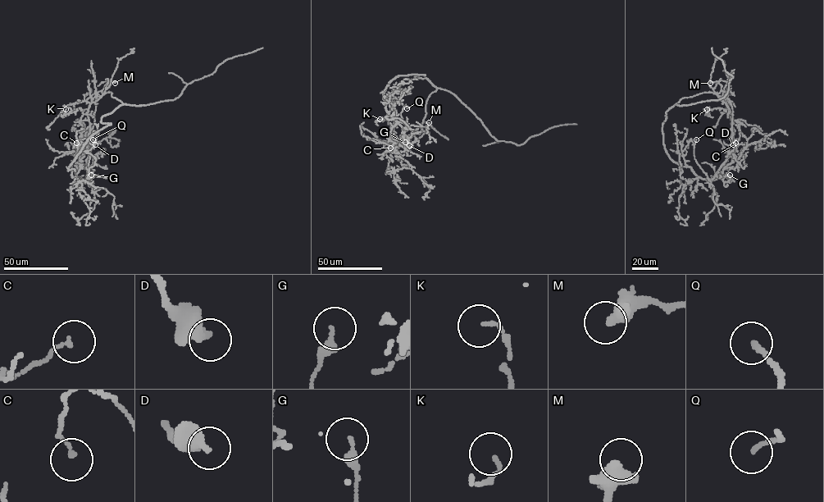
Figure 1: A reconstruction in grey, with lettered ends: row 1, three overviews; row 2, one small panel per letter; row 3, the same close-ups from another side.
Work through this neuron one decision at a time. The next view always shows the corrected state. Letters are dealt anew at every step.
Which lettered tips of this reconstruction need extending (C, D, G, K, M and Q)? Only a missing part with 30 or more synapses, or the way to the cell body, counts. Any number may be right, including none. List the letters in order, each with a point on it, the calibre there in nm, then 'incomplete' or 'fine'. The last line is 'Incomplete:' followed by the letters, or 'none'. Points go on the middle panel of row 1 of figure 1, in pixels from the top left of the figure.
C: at (390, 148); 140 nm thick; fine
D: at (409, 145); 480 nm thick; fine
G: at (405, 142); 320 nm thick; fine
K: at (380, 119); 110 nm thick; fine
M: at (429, 122); 400 nm thick; fine
Q: at (407, 108); 170 nm thick; fine
Incomplete: none

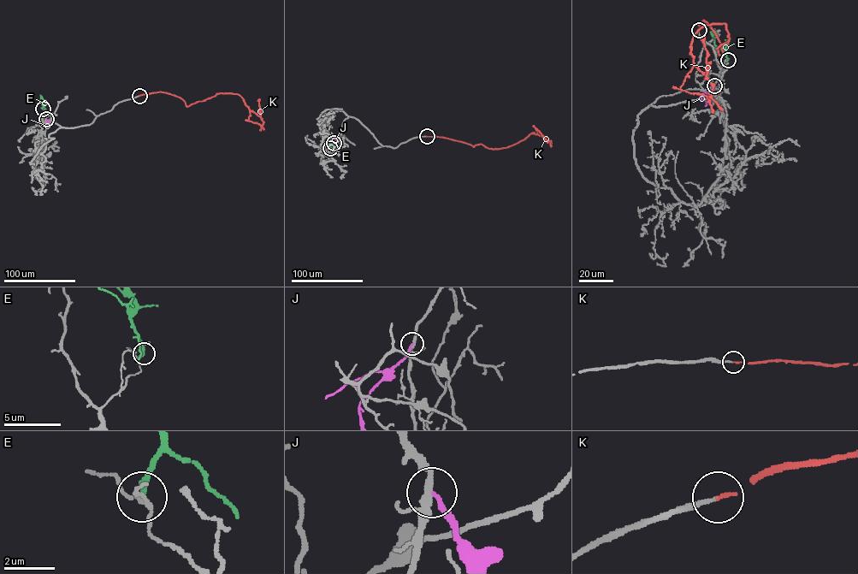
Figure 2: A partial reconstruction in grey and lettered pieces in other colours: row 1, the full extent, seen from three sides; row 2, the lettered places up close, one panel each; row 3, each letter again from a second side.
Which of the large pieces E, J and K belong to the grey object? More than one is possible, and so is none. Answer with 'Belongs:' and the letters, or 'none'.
Belongs: K

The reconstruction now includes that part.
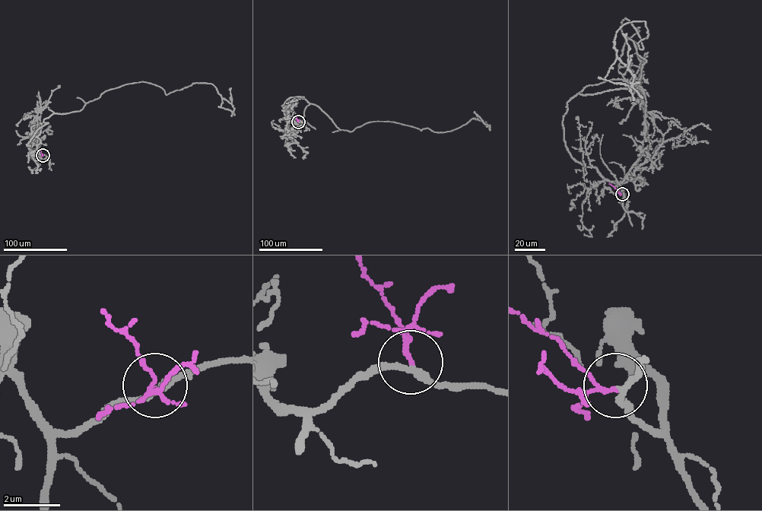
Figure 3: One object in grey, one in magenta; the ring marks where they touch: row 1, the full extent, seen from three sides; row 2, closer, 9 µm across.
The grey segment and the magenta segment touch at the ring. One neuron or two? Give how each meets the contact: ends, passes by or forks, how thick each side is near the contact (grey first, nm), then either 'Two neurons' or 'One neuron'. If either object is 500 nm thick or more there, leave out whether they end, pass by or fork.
At the ring grey passes by. At the ring magenta passes by. Thickness 200 nm (grey) against 120 nm. One neuron

